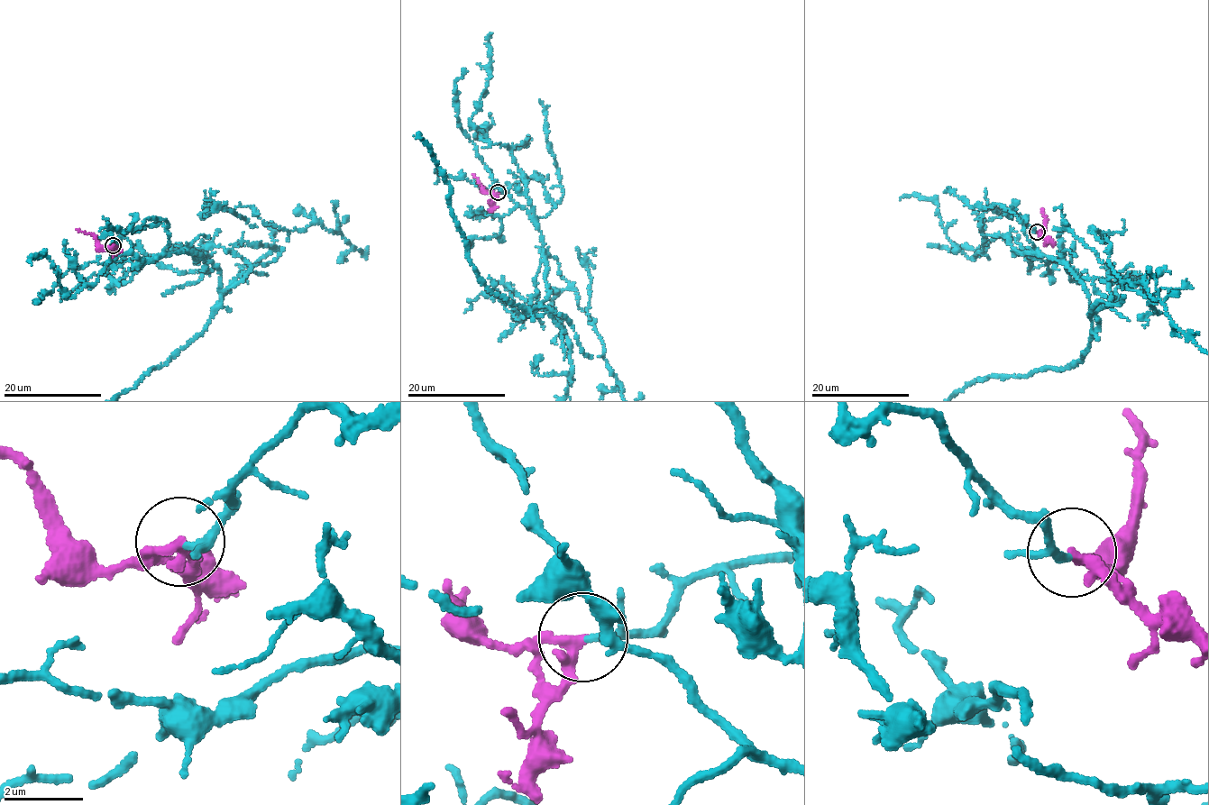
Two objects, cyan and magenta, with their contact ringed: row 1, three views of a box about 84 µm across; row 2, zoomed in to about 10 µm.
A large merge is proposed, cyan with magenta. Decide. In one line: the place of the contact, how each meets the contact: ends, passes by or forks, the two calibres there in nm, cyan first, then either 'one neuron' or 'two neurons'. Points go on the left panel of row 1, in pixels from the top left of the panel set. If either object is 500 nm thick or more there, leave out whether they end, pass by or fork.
place (113, 245); cyan passes by; magenta passes by; calibres 130 and 260 nm; one neuron

